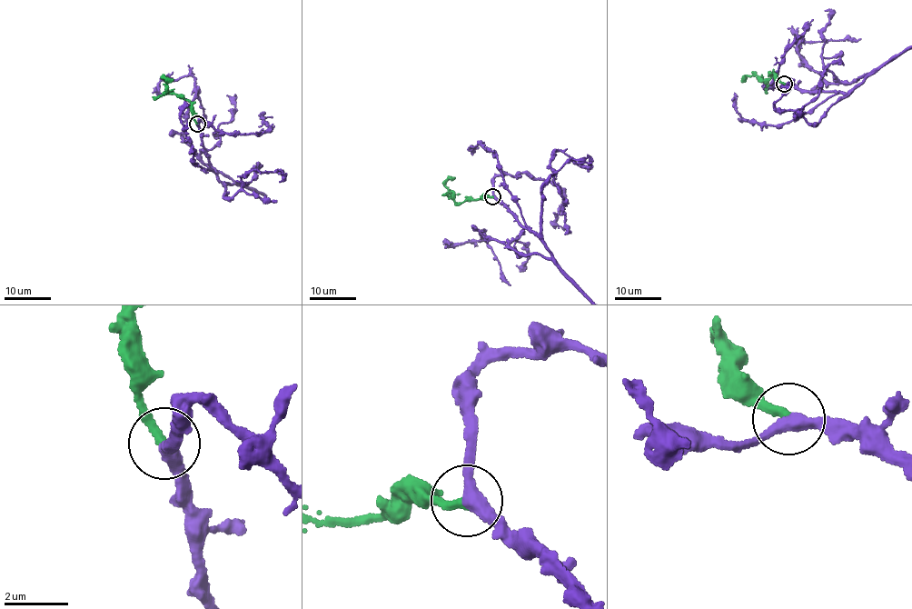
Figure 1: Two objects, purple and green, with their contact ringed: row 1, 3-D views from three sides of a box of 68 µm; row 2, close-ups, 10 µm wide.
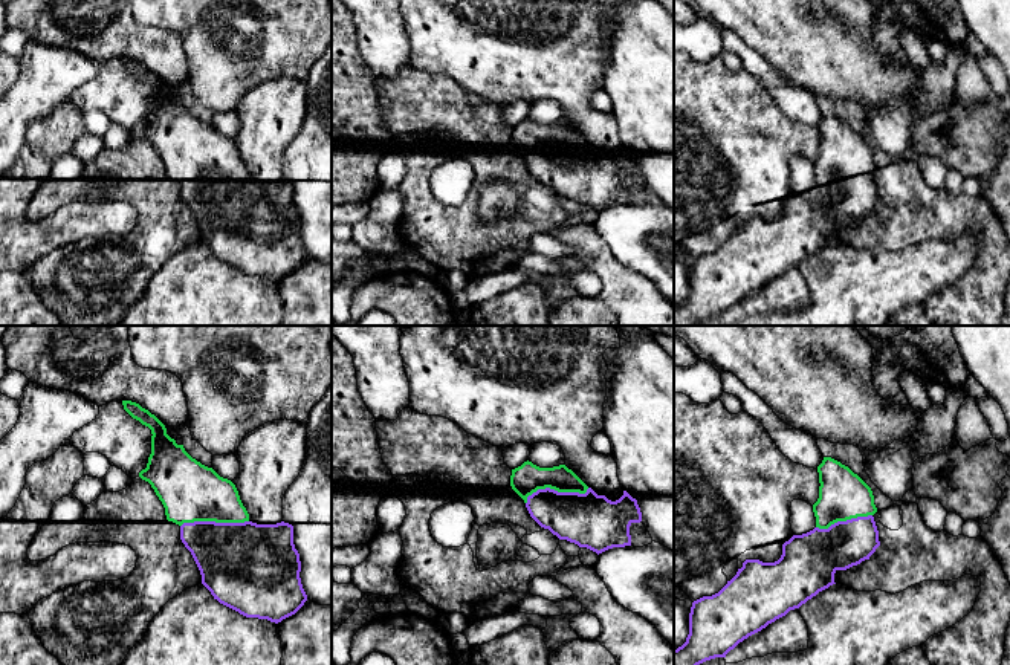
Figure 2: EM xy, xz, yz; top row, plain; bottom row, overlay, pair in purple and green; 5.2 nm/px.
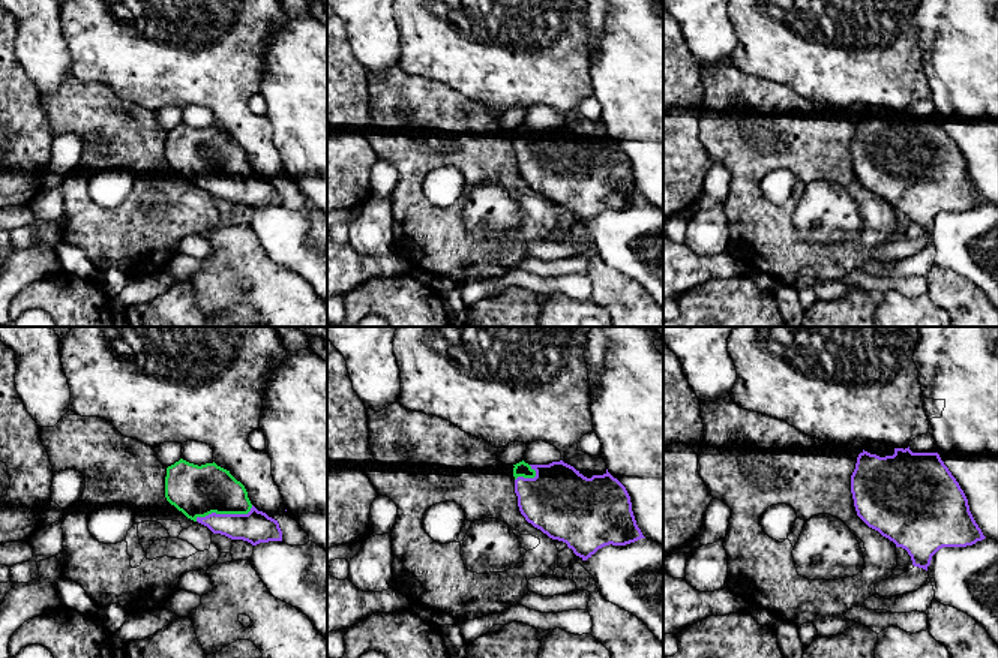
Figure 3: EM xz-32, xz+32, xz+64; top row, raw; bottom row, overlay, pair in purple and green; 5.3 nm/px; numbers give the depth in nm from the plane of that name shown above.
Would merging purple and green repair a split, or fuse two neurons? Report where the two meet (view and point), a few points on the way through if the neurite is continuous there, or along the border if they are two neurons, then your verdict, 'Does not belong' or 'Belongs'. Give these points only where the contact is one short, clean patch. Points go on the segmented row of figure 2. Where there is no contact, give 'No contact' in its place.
Touches purple at xz (555, 491). Belongs

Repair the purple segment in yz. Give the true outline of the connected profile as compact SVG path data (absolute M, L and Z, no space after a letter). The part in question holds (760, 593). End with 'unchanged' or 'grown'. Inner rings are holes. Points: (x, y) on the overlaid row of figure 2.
M824 457L817 472L819 498L813 504L816 527L785 541L778 561L746 560L718 593L694 601L689 613L689 634L686 642L674 650L674 665L700 665L715 657L726 657L740 642L836 584L837 570L847 570L869 560L880 546L872 517L877 508L871 488L848 466L831 457Z | grown

